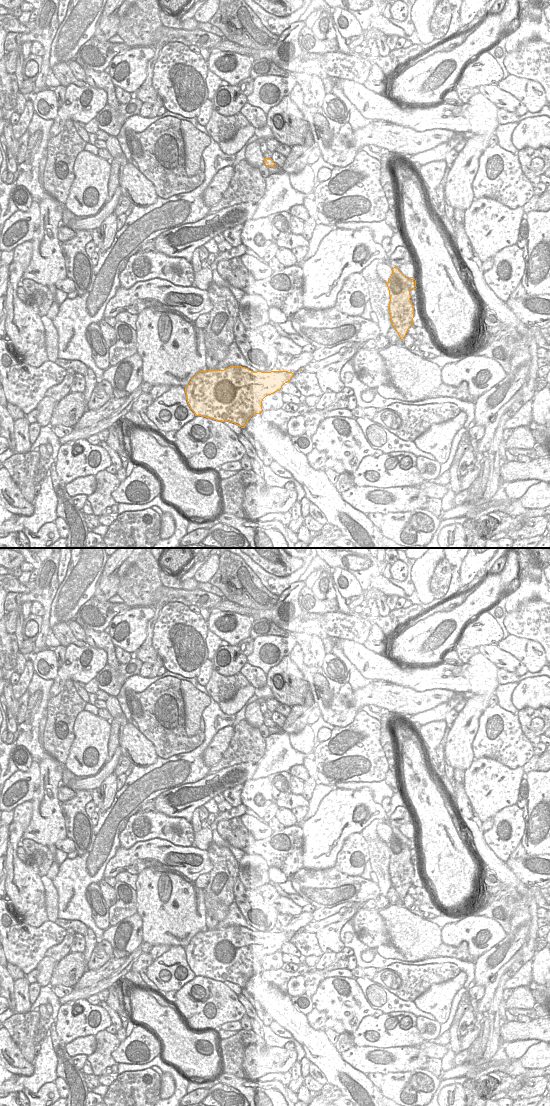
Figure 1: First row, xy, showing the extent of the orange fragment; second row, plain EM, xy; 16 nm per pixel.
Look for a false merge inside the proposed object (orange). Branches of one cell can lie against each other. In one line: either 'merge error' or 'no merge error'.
merge error

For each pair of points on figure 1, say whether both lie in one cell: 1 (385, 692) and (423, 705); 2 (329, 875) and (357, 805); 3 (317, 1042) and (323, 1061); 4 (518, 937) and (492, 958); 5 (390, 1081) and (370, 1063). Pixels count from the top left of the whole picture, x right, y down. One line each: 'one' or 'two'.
1: one
2: two
3: one
4: one
5: two

